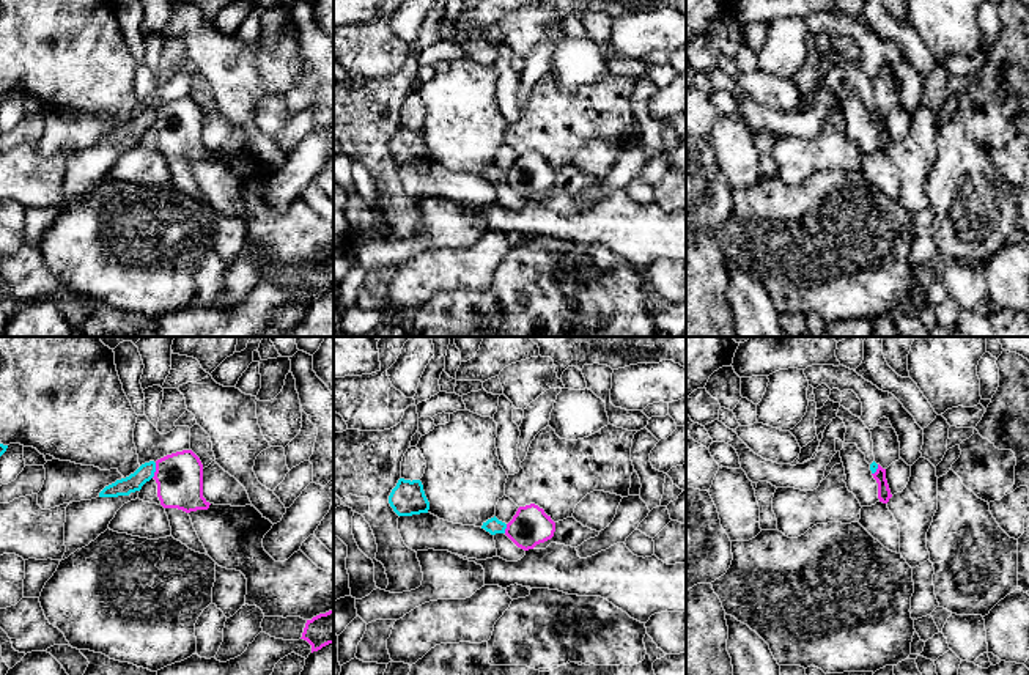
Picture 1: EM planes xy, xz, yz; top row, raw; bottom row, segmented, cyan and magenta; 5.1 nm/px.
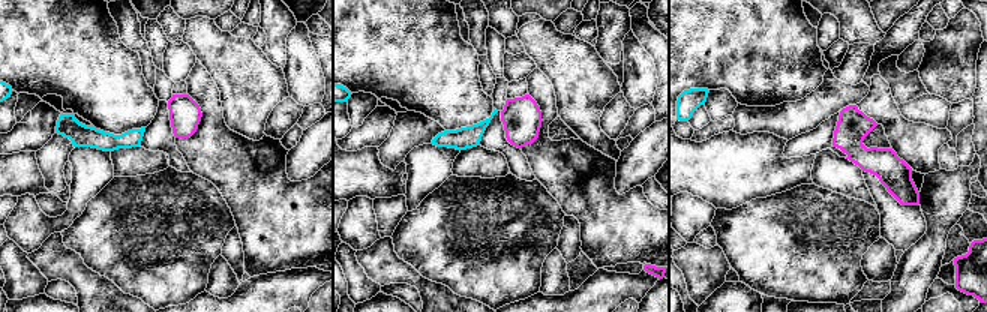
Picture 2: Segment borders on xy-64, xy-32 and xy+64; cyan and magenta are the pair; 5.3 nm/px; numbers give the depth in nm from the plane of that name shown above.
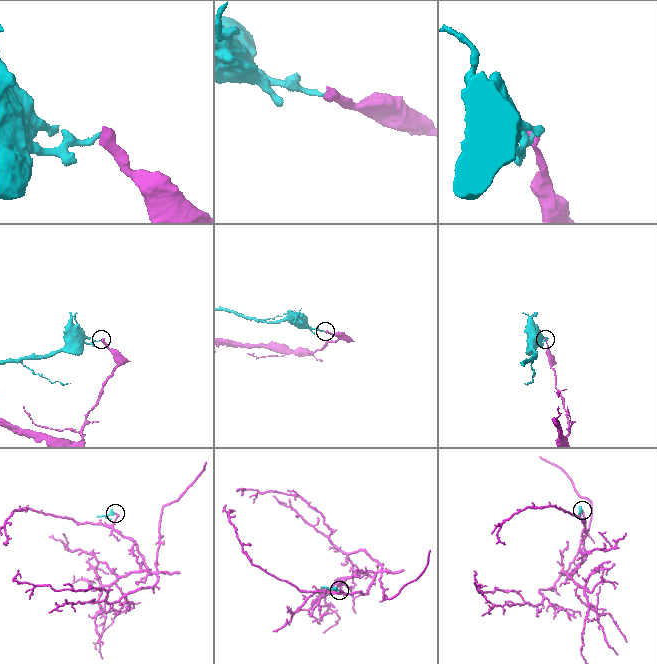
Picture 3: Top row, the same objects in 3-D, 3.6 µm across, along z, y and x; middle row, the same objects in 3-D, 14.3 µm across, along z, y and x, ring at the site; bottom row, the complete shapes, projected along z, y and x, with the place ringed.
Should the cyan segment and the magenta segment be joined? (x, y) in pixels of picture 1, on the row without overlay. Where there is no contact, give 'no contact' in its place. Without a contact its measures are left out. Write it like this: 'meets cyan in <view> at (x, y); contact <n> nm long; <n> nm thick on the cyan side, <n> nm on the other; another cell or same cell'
meets cyan in xy at (154, 118); contact 80 nm long; 90 nm thick on the cyan side, 240 nm on the other; another cell

